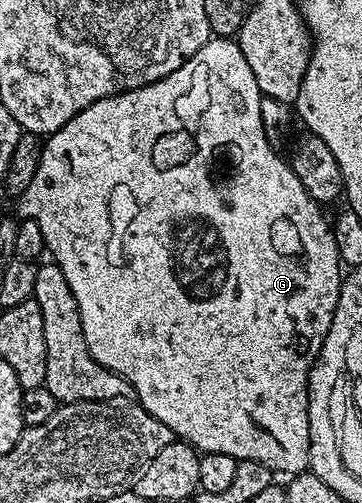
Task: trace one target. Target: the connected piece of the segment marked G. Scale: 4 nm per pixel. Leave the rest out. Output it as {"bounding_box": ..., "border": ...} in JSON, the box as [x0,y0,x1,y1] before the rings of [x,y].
{"bounding_box":[21,36,340,475],"border":[[[212,36],[211,40],[206,41],[204,45],[189,58],[177,71],[173,71],[169,76],[163,77],[160,81],[149,83],[145,87],[130,89],[124,93],[118,93],[105,99],[97,99],[85,111],[73,115],[65,127],[61,127],[56,133],[50,134],[43,141],[43,150],[41,159],[37,163],[37,171],[33,171],[33,179],[29,187],[25,187],[21,204],[23,204],[23,217],[31,217],[41,227],[41,235],[45,235],[47,244],[46,252],[51,253],[50,260],[61,271],[65,271],[65,279],[69,282],[69,287],[73,291],[73,299],[77,299],[77,311],[81,315],[81,327],[85,331],[85,343],[89,347],[89,355],[101,363],[109,371],[121,375],[133,387],[138,404],[143,406],[153,419],[161,419],[169,427],[169,431],[178,440],[188,442],[192,447],[199,450],[200,454],[220,453],[221,455],[233,455],[240,461],[252,461],[253,463],[265,463],[272,474],[287,473],[294,475],[304,472],[305,467],[309,466],[309,411],[305,407],[305,386],[309,379],[311,363],[317,359],[319,345],[325,343],[325,331],[327,323],[333,319],[335,310],[335,295],[337,292],[337,277],[335,281],[335,265],[340,264],[339,248],[335,242],[334,228],[323,218],[324,210],[318,201],[310,197],[308,191],[302,187],[301,181],[291,169],[286,160],[283,161],[275,154],[276,146],[266,137],[265,127],[261,121],[261,101],[264,96],[259,92],[257,79],[253,79],[253,71],[249,63],[245,63],[245,55],[241,55],[241,47],[238,40],[229,37]]]}

